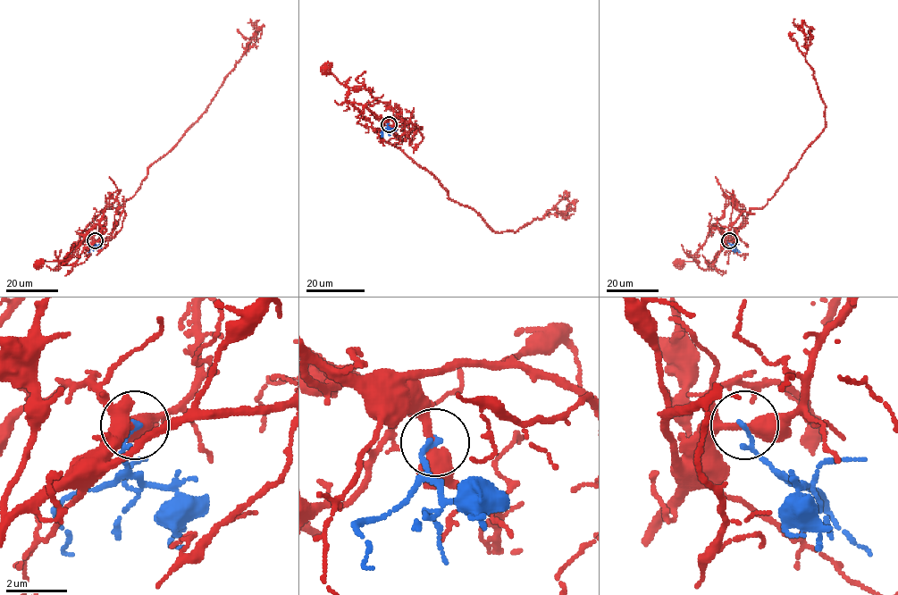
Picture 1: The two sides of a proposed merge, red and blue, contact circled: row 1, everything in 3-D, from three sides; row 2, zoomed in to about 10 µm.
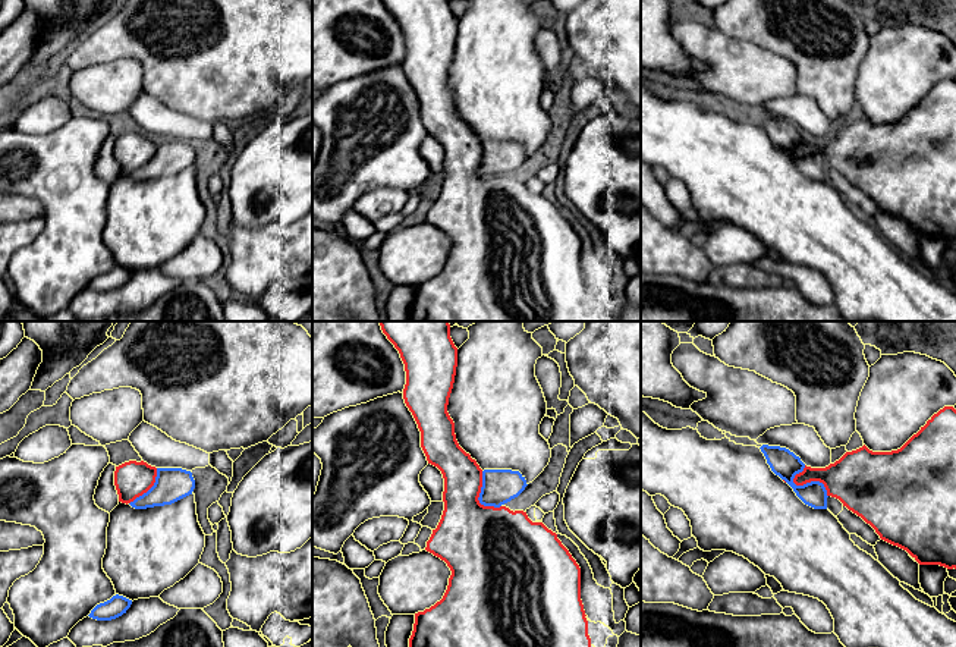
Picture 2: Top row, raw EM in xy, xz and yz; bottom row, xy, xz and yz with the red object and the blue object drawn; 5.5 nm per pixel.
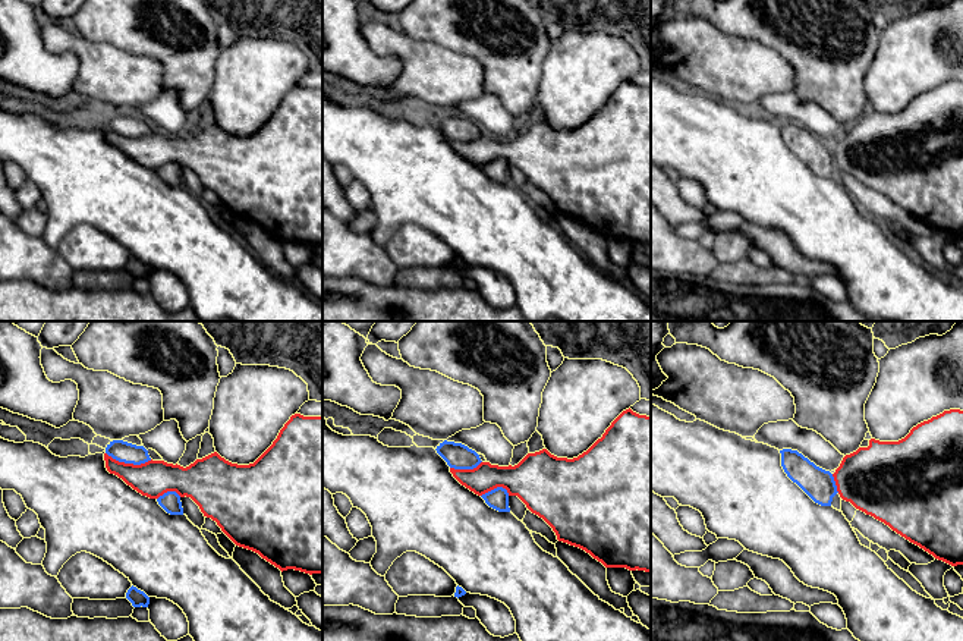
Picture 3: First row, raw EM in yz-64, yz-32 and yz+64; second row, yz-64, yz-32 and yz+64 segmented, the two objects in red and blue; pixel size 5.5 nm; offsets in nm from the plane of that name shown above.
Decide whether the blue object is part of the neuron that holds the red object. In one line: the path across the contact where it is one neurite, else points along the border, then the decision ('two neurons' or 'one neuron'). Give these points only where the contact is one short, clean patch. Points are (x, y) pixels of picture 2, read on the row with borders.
two neurons

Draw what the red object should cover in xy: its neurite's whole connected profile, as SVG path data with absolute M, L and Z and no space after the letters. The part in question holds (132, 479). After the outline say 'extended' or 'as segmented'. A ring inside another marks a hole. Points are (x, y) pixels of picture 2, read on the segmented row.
M129 461L114 471L114 486L119 494L119 502L130 503L136 497L147 493L155 483L157 468L141 461Z | as segmented

